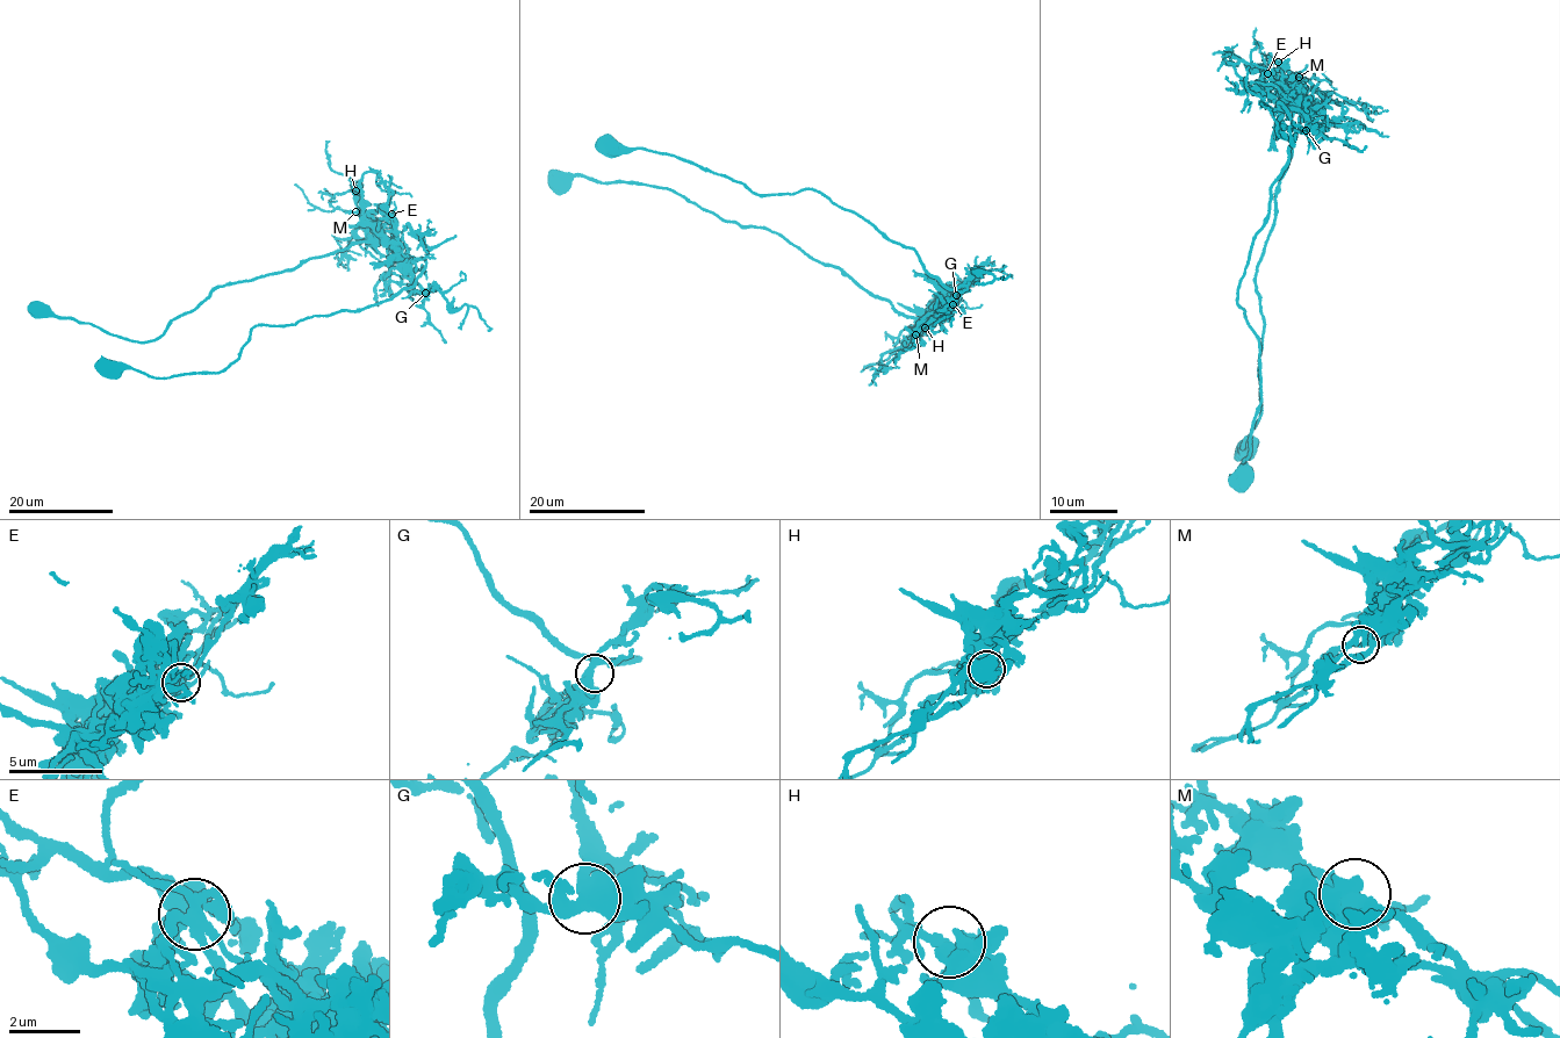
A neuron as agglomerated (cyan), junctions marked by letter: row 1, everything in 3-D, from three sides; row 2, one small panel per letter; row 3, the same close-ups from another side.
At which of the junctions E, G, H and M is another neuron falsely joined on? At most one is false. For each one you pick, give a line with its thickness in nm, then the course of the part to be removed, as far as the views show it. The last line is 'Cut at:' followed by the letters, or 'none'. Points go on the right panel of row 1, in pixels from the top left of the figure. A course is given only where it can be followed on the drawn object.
E: Thickness 280 nm. Course of the part to remove: (1266, 72), (1275, 89), (1298, 93), (1302, 114), (1257, 268), (1260, 418), (1244, 451)
Cut at: E

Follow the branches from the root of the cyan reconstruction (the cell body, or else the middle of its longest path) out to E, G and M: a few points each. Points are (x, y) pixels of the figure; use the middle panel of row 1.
E: (558, 180), (584, 175), (603, 182), (667, 187), (721, 218), (782, 235), (905, 316), (928, 319), (953, 304)
G: (558, 180), (584, 175), (603, 182), (667, 187), (721, 218), (782, 235), (924, 324), (956, 295)
M: (558, 180), (584, 175), (666, 187), (721, 218), (766, 226), (884, 297), (919, 323), (915, 334)

